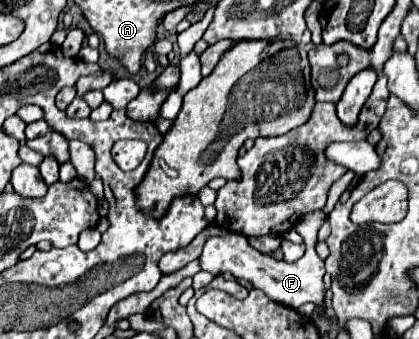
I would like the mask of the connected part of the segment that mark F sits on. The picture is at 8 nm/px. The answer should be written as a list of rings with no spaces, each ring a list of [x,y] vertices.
[[[313,211],[295,223],[294,228],[302,236],[305,244],[305,255],[301,259],[297,259],[295,263],[279,261],[275,257],[259,253],[257,249],[253,249],[247,243],[245,235],[241,235],[241,233],[225,233],[225,235],[207,239],[203,253],[199,255],[199,265],[203,271],[207,271],[211,275],[221,275],[221,273],[229,271],[233,277],[249,281],[255,289],[263,291],[271,301],[281,303],[285,307],[297,309],[309,301],[315,305],[321,305],[326,293],[323,282],[326,271],[324,260],[319,259],[319,255],[315,253],[315,243],[317,243],[317,231],[319,231],[323,219],[325,219],[325,211]]]

